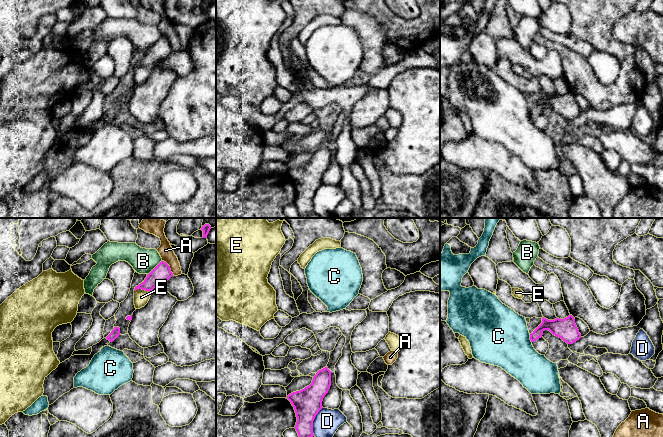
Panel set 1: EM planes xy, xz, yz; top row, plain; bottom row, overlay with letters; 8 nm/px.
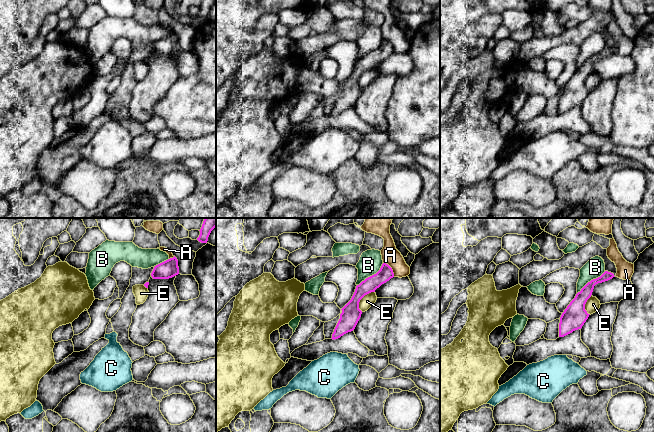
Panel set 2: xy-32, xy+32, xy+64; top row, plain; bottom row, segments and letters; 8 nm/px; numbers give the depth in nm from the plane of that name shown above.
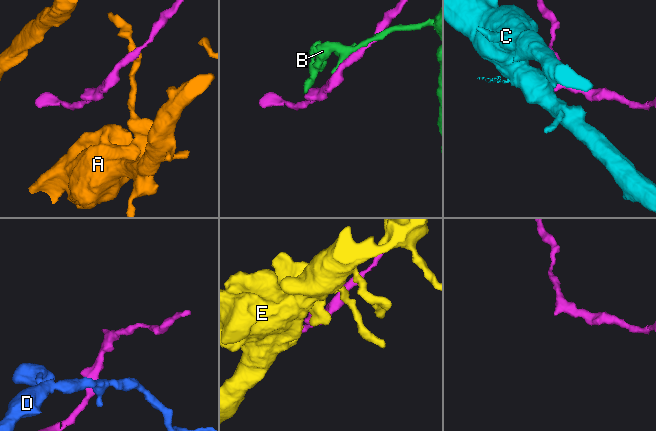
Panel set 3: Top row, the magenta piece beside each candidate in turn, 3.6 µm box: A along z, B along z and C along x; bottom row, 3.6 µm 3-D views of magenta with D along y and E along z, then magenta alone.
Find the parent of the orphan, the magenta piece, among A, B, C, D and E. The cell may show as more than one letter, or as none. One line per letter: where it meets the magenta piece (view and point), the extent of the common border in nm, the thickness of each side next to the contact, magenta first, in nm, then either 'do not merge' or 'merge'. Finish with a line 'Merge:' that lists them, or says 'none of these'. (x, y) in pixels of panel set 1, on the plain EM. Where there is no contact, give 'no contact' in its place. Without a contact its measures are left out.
A: xy (169, 43) | 150 nm | 150/120 nm | do not merge
B: xy (155, 43) | 170 nm | 150/200 nm | do not merge
C: yz (530, 114) | 70 nm | 140/480 nm | do not merge
D: xz (313, 196) | 240 nm | 220/200 nm | do not merge
E: xy (142, 65) | 140 nm | 150/130 nm | do not merge
Merge: none of these

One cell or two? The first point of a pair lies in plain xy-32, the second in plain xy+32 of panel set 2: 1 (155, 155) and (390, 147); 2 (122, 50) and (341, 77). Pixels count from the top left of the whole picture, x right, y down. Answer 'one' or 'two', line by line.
1: one
2: one

